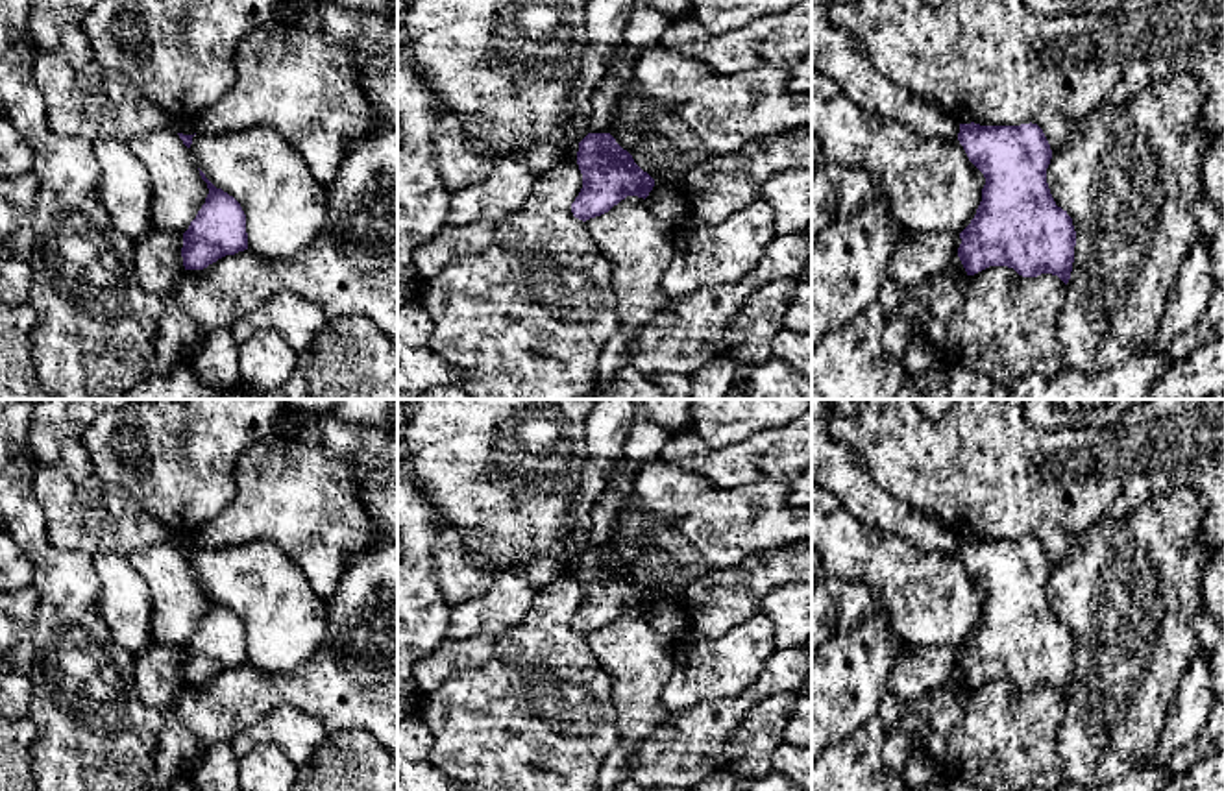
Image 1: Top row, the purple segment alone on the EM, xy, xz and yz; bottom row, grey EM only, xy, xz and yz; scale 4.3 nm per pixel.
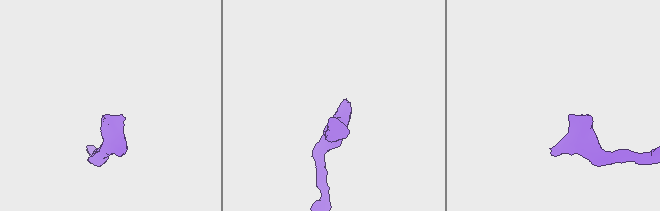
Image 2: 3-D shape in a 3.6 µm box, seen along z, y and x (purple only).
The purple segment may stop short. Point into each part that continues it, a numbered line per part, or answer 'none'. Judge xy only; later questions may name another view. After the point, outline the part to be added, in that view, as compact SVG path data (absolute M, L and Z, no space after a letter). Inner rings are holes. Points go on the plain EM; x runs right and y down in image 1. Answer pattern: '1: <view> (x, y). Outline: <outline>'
none

